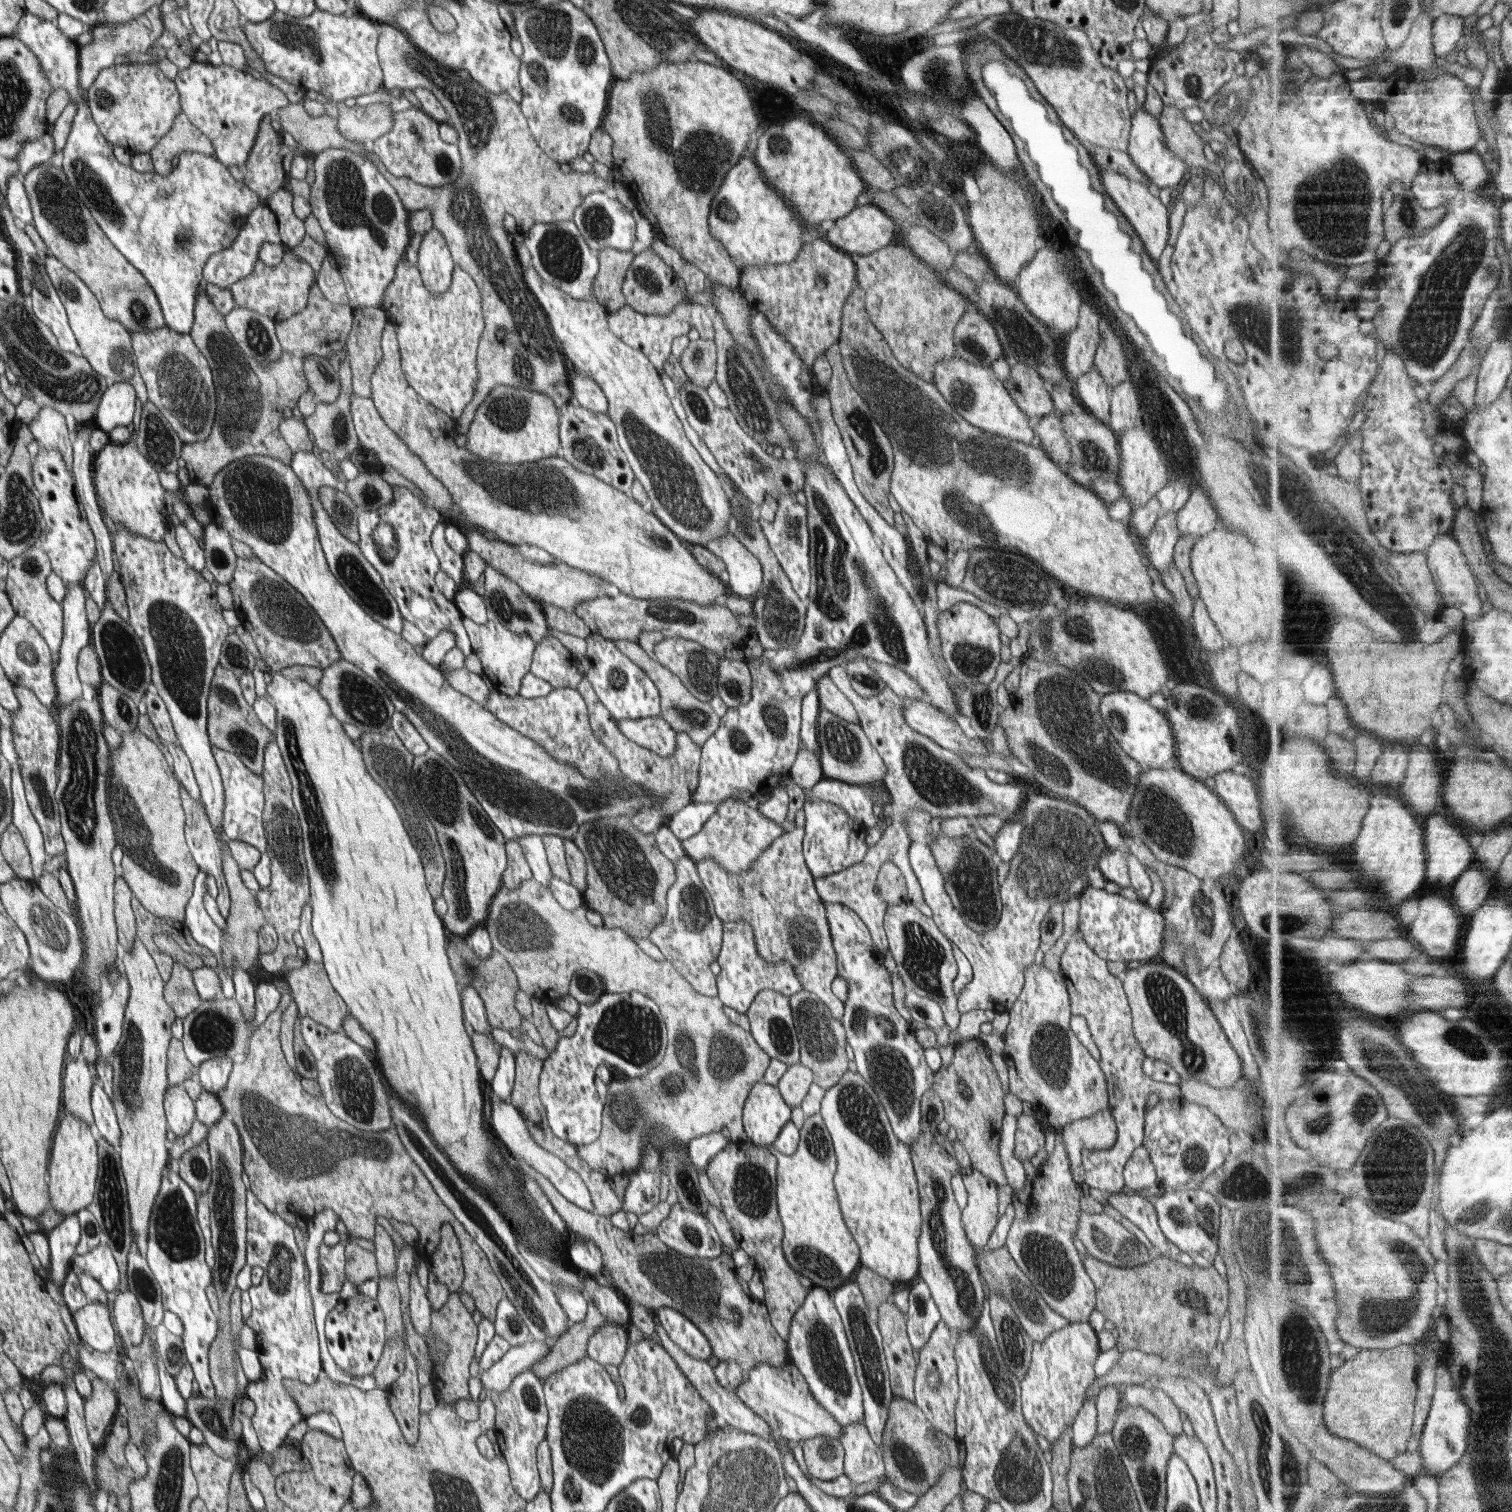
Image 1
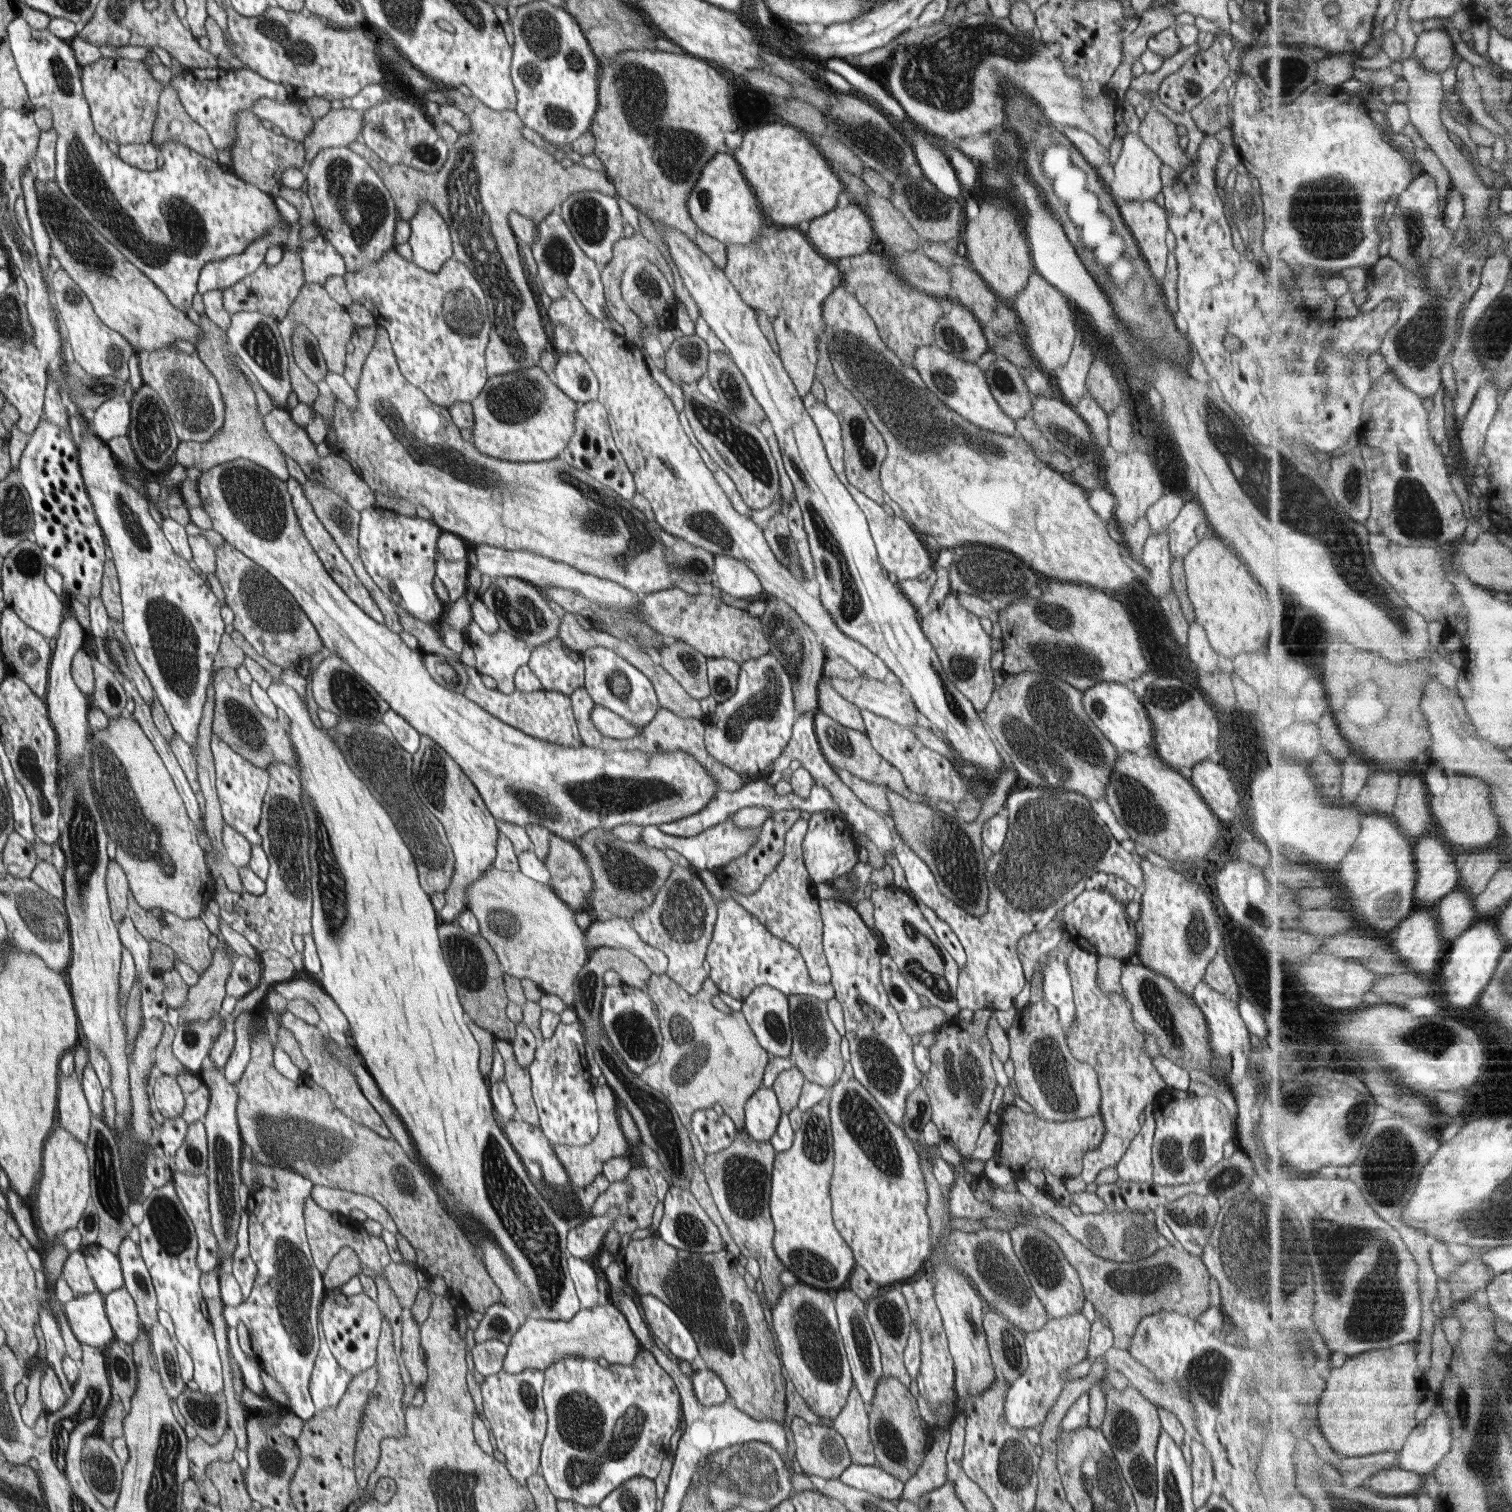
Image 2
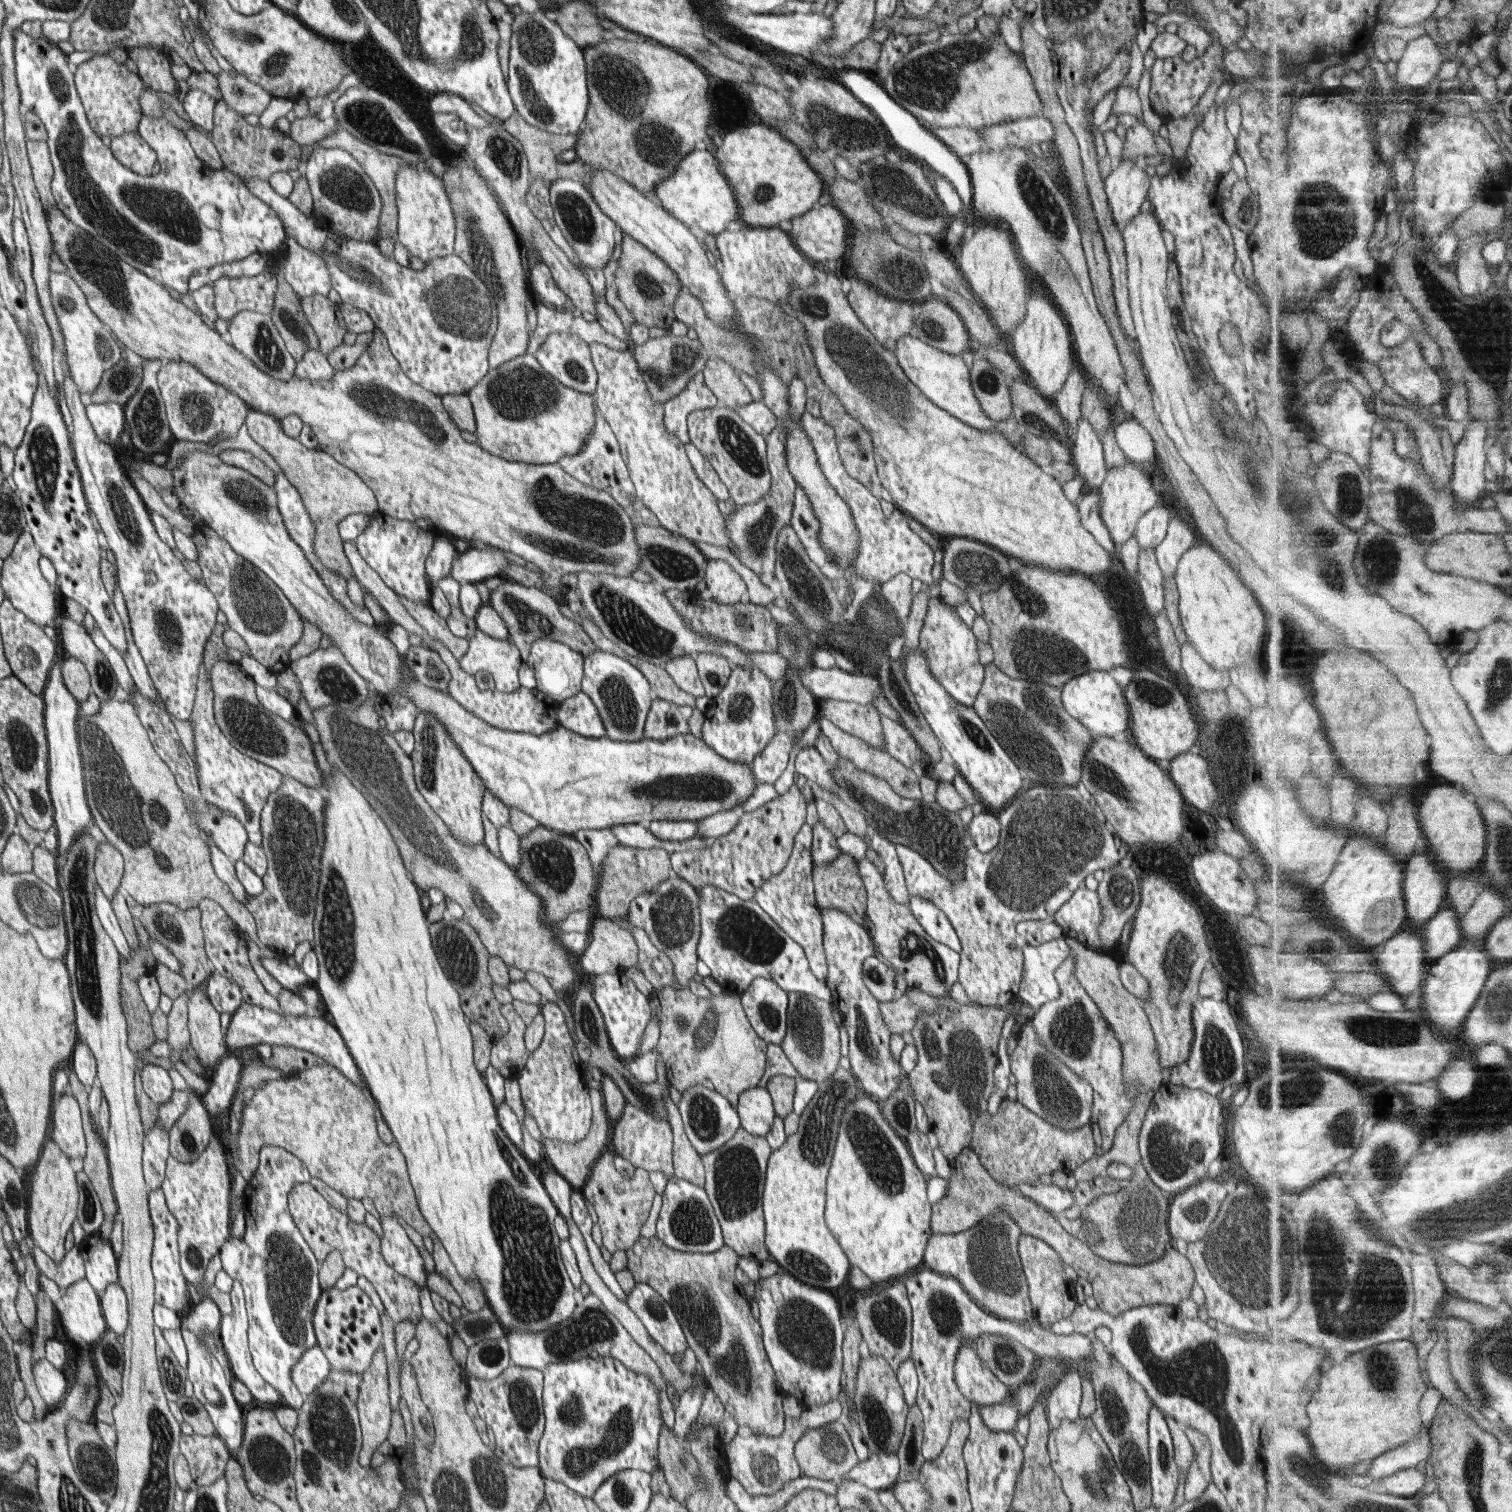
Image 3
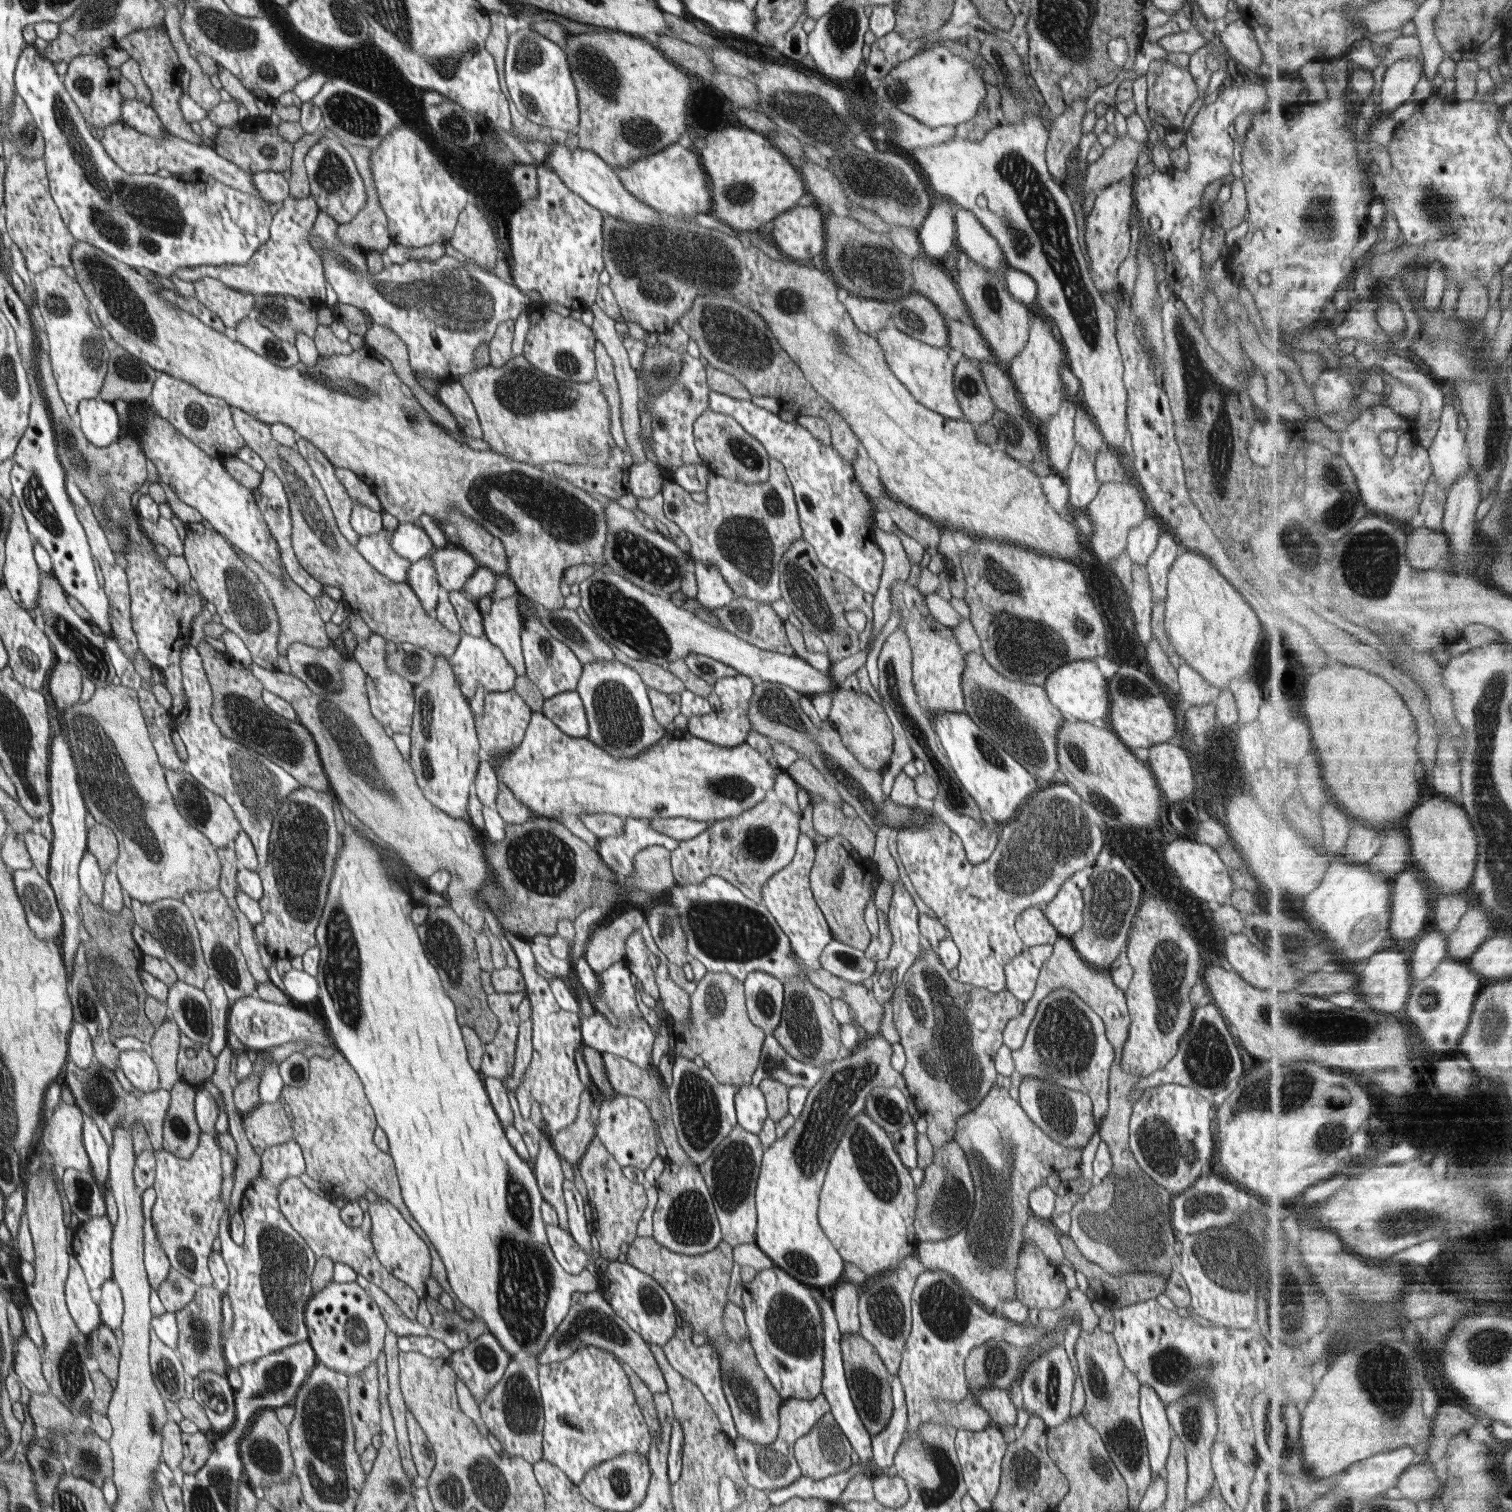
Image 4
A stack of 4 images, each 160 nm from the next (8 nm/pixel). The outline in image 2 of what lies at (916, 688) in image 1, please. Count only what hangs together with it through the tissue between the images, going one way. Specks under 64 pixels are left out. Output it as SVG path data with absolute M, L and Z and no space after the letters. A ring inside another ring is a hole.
M567 295L552 301L549 309L543 313L546 322L551 323L549 326L554 326L557 322L561 322L563 326L567 326L567 328L571 328L575 332L572 350L584 357L584 360L597 376L599 382L597 400L607 410L612 437L621 455L624 457L627 467L633 474L636 491L649 500L655 514L655 520L659 526L668 534L682 538L690 544L711 552L713 555L726 555L745 562L759 576L759 581L764 590L779 595L786 604L789 604L803 618L806 625L813 628L819 644L824 649L834 650L838 657L844 658L849 664L852 664L862 676L880 682L885 681L885 677L890 672L886 664L879 657L876 657L876 654L868 651L866 647L862 647L860 643L846 637L836 627L836 623L830 618L830 614L822 608L818 598L812 598L812 602L810 602L810 596L804 592L802 582L790 573L785 566L782 566L776 556L774 556L774 552L770 550L770 545L767 543L763 530L760 530L752 519L740 515L732 507L732 503L722 491L722 487L718 485L714 475L702 461L696 445L690 441L680 422L678 422L677 410L672 399L666 395L666 392L648 371L641 350L624 338L623 335L616 334L603 322L592 316L584 308L580 300L574 296Z

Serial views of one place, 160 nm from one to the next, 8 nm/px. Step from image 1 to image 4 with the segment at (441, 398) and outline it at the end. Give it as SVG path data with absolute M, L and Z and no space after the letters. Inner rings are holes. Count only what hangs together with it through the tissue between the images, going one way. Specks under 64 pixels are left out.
M120 121L104 128L104 137L101 138L101 142L111 159L114 159L115 163L127 174L156 175L158 170L168 170L168 172L176 174L200 170L206 177L226 183L227 186L234 187L235 190L240 190L246 195L258 197L258 192L252 182L252 175L247 171L241 170L236 164L220 157L212 148L188 142L187 139L180 138L170 132L168 134L168 139L154 139ZM314 232L310 234L310 241L323 262L323 270L337 295L338 305L357 307L358 310L363 308L373 323L393 330L407 346L409 365L413 372L423 370L442 384L459 381L462 374L473 372L473 356L479 344L485 342L489 346L498 325L510 319L516 320L532 302L516 286L499 280L495 273L485 272L476 264L467 264L456 257L436 258L432 264L423 260L410 261L402 265L385 262L380 271L372 274L367 268L367 251L360 246L338 243L335 249L327 251L327 246Z

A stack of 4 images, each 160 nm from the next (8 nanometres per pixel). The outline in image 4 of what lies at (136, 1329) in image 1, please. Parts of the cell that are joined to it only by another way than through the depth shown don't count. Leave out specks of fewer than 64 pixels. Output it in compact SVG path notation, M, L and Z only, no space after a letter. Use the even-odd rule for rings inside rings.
M113 1278L102 1285L98 1305L102 1315L102 1324L113 1331L121 1328L124 1314L123 1293Z

